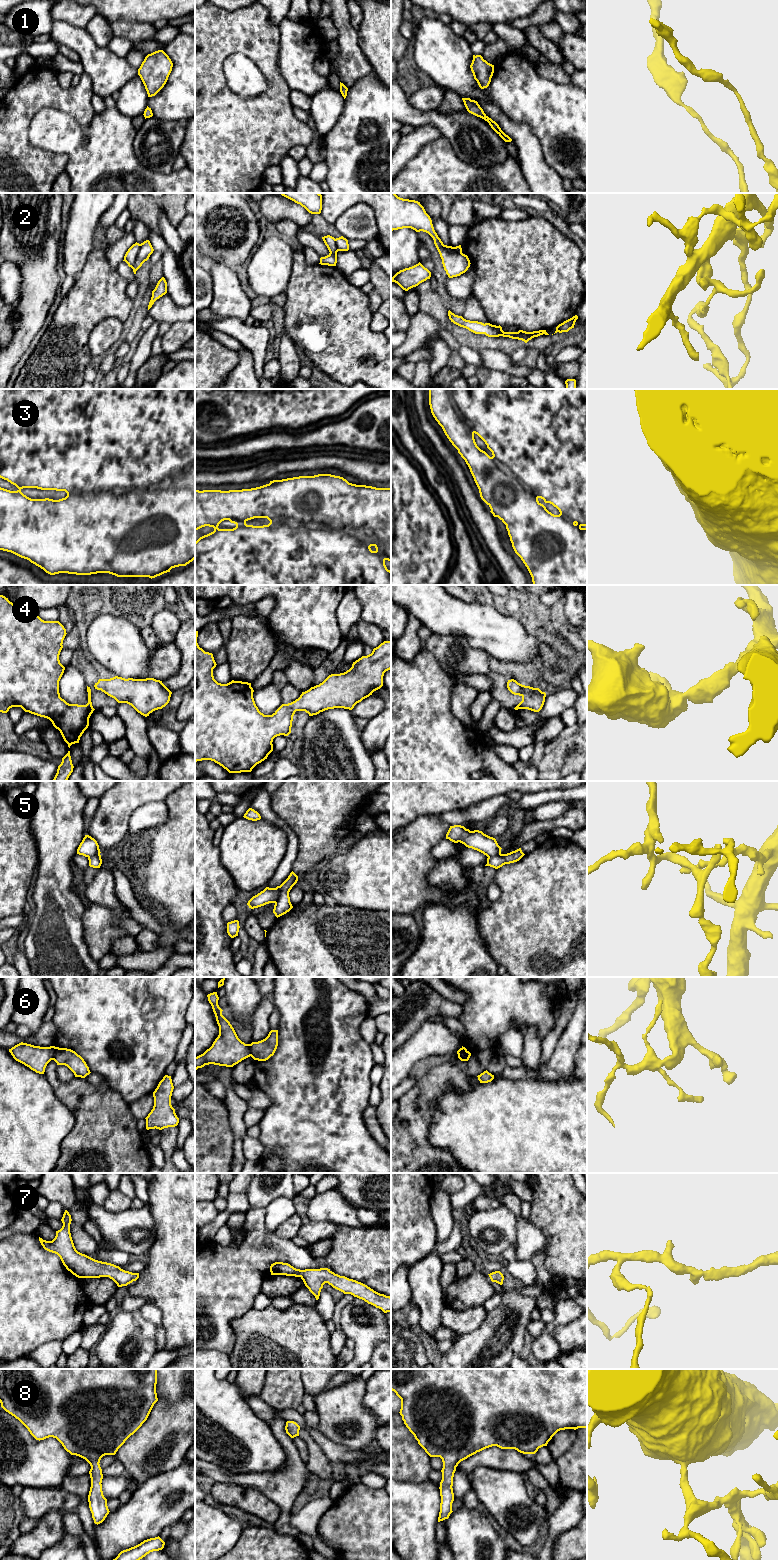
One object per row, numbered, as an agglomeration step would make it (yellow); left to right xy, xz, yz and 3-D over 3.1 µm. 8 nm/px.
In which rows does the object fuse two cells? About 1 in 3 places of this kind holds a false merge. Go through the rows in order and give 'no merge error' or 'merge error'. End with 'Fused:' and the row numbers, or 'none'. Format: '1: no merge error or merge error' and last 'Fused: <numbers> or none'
1: no merge error
2: no merge error
3: no merge error
4: no merge error
5: no merge error
6: merge error
7: no merge error
8: no merge error
Fused: 6

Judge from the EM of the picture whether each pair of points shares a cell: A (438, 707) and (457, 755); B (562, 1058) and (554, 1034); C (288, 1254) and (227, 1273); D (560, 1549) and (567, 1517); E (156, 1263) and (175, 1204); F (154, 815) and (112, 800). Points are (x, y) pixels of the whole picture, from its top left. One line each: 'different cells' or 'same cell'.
A: same cell
B: different cells
C: same cell
D: different cells
E: same cell
F: different cells

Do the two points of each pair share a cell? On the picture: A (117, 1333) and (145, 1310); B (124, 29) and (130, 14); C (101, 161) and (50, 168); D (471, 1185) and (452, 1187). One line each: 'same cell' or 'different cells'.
A: different cells
B: different cells
C: different cells
D: different cells

